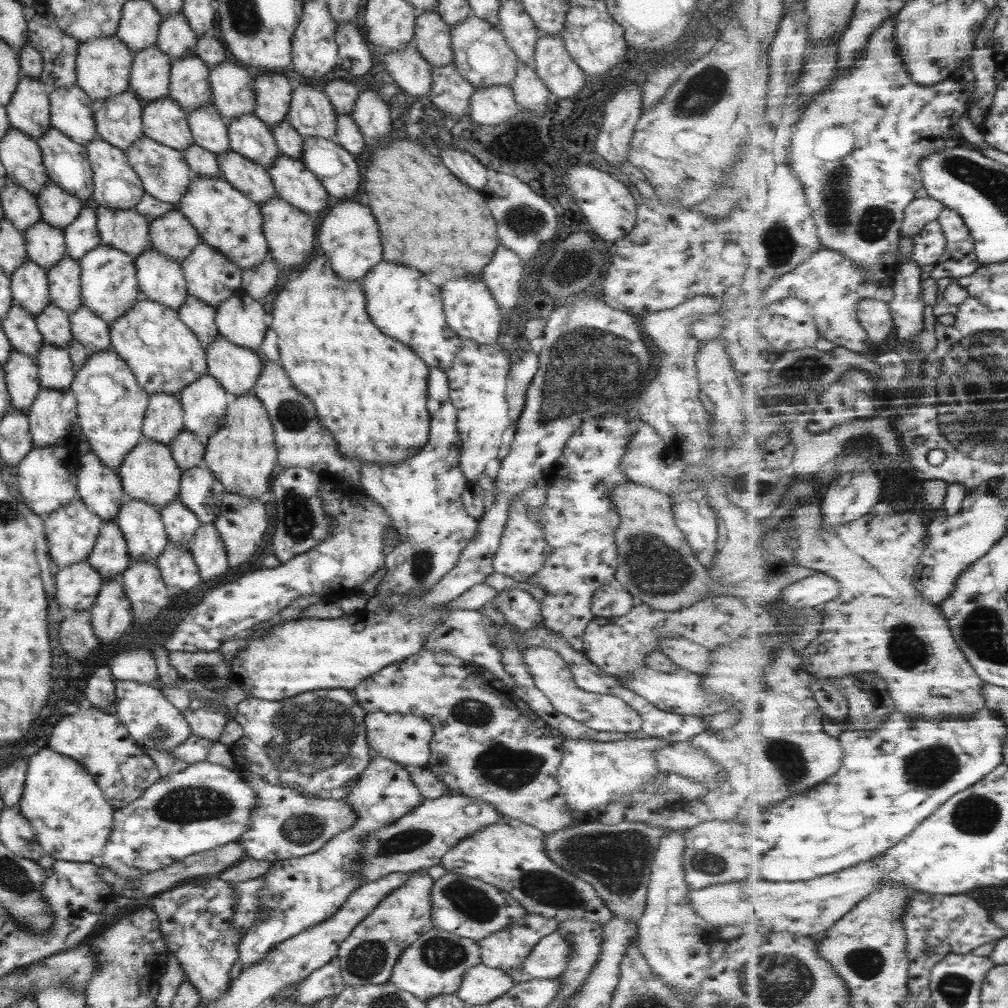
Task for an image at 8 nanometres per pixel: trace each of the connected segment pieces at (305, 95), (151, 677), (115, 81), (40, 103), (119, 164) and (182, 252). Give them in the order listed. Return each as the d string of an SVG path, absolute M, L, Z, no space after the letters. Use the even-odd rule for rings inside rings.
M310 81L296 83L290 94L286 121L302 137L331 139L336 129L336 113L325 93Z
M123 648L109 659L108 668L113 679L150 685L157 679L151 652L143 648Z
M114 34L94 38L78 45L74 62L74 71L76 74L74 84L86 92L94 109L106 105L104 100L108 96L120 94L120 92L128 90L128 76L132 61L131 53L131 50L126 48L125 44Z
M19 78L15 90L4 106L10 126L36 141L50 127L48 93L52 88L38 78Z
M94 136L84 145L92 173L92 199L95 204L109 210L134 209L134 205L143 196L141 182L129 166L124 151L107 144L102 138Z
M175 208L148 224L148 244L154 250L180 261L199 243L196 230Z

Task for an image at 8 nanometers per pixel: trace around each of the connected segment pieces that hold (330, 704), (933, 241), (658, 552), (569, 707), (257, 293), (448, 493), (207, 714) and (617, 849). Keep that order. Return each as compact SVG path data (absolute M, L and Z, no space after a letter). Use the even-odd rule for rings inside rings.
M343 688L318 689L315 691L301 692L301 694L297 696L291 696L291 698L277 701L259 700L257 698L246 697L244 700L237 703L237 706L235 706L234 709L235 716L232 720L241 726L243 735L233 744L228 746L232 761L238 769L260 776L264 782L267 782L268 784L281 786L285 784L285 787L287 785L291 786L292 784L295 784L295 786L299 788L299 793L297 794L314 797L317 792L329 792L329 790L333 790L333 788L341 788L341 786L348 781L355 780L357 776L362 773L362 770L370 763L370 760L373 757L369 745L365 740L365 728L363 728L363 718L367 713L356 703L350 690Z
M938 220L926 224L925 228L914 238L915 250L913 250L912 260L920 266L927 266L927 264L935 266L947 250L948 241Z
M626 481L610 490L610 501L620 520L613 531L617 549L614 583L627 590L627 594L653 609L675 611L692 606L706 594L723 593L722 587L719 592L719 581L707 576L705 567L697 562L684 534L676 527L668 495Z
M531 647L521 653L521 660L527 666L527 671L533 680L533 684L549 701L557 712L565 714L571 720L600 732L613 732L620 736L629 732L635 732L641 727L641 720L625 702L615 698L613 694L595 696L575 686L567 664L559 654L549 648Z
M269 257L255 268L244 268L240 274L241 291L253 300L263 303L277 286L280 271L276 262Z
M446 400L441 402L439 408L430 415L430 423L428 430L428 441L421 447L421 450L418 450L415 454L411 454L411 457L407 457L403 461L397 463L389 463L387 465L381 465L381 463L359 463L360 469L360 488L363 489L363 492L368 497L371 497L377 504L380 504L383 507L382 511L385 511L390 518L391 527L396 531L398 536L397 544L394 547L387 548L383 552L384 565L385 565L385 574L383 574L381 580L376 584L375 593L378 594L379 598L387 598L390 596L390 592L396 592L397 594L414 594L414 596L423 596L424 592L431 588L434 584L437 584L437 581L448 571L453 568L453 565L457 562L458 556L461 554L465 545L473 538L475 534L478 520L475 520L473 517L470 517L462 507L460 496L464 491L464 487L467 485L467 482L464 478L461 478L461 474L457 472L458 466L458 450L456 445L459 442L458 436L455 428L456 421L456 410L455 407Z
M197 708L197 710L185 710L182 716L187 722L191 734L199 736L201 739L212 740L214 743L218 740L224 725L229 722L228 713L223 714L220 710L211 712L205 708Z
M583 821L545 835L544 851L563 871L589 883L613 915L637 926L645 908L646 886L655 849L660 838L669 831L627 821L610 825Z

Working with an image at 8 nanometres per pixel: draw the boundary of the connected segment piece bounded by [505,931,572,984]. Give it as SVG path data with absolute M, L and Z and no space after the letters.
M555 931L548 936L541 937L537 944L533 945L531 952L525 957L525 960L517 967L510 968L507 973L515 983L525 982L531 979L555 978L561 974L567 966L570 952L570 942L563 936L555 934Z

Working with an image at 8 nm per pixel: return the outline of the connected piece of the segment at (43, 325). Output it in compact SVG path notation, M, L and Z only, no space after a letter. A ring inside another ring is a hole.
M48 302L45 309L34 317L34 321L36 329L42 336L42 342L66 350L68 342L72 339L67 313L63 313L55 304Z

